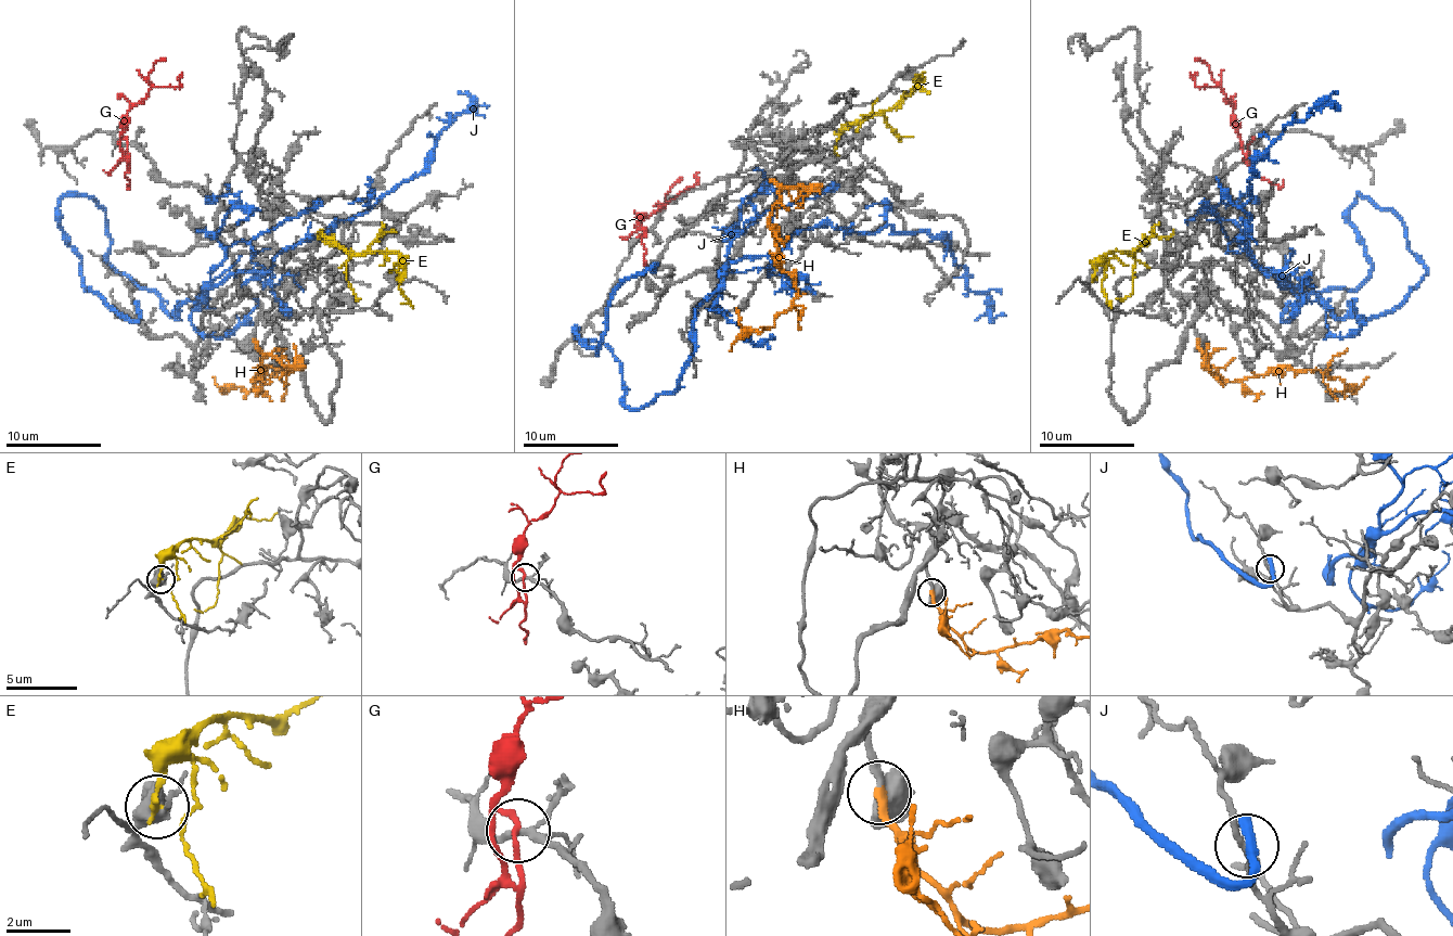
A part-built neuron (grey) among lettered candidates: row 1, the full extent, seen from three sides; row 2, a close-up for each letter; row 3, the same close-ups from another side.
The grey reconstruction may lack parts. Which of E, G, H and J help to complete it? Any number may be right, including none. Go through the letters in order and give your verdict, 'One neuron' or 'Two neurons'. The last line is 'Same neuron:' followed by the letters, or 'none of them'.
E: Two neurons
G: Two neurons
H: One neuron
J: Two neurons
Same neuron: H

